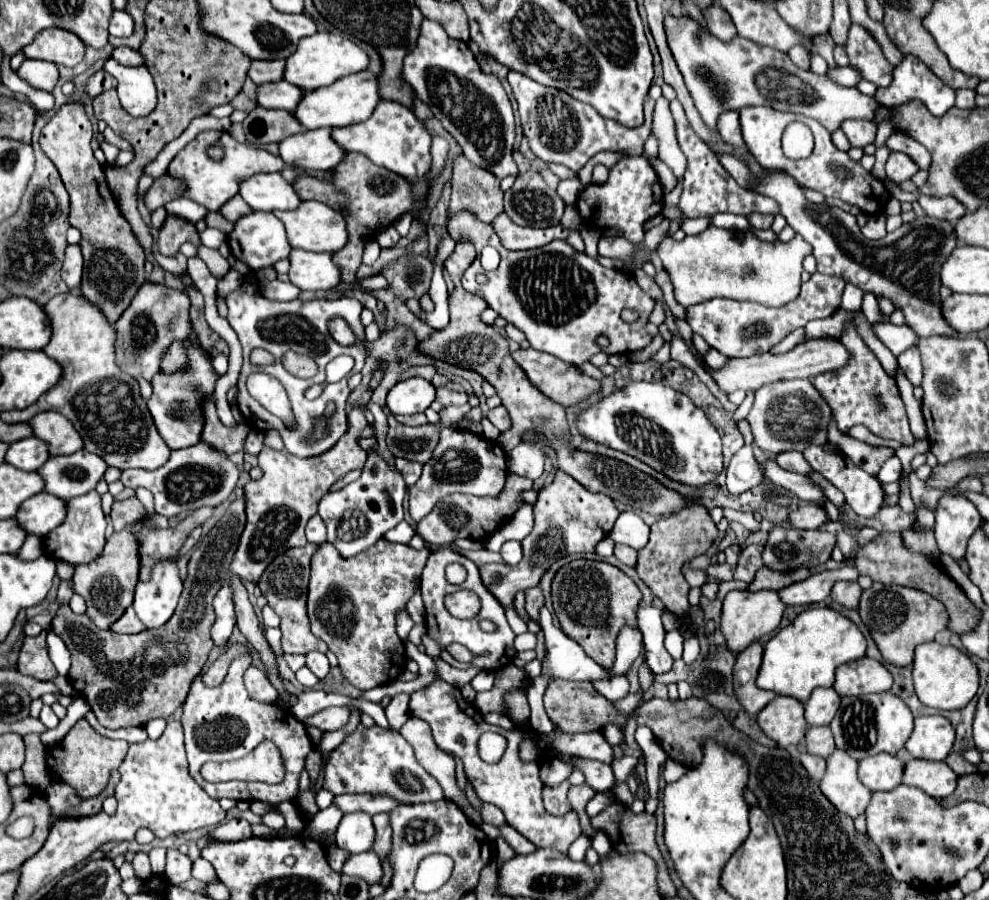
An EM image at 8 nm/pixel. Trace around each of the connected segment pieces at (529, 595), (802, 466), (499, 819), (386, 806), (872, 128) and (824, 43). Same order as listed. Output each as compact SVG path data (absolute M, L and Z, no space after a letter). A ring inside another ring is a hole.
M535 586L535 588L529 588L527 592L525 592L525 598L527 598L527 614L529 614L529 618L533 620L533 622L537 622L539 624L539 610L541 610L541 606L543 606L543 594L541 594L541 588L539 586Z
M791 450L791 452L779 452L779 454L775 456L775 460L777 460L777 464L779 464L781 468L785 468L785 470L801 472L801 474L811 472L811 466L809 466L807 460L803 458L803 454L799 454L799 452L795 452L795 450Z
M483 804L481 814L483 814L483 822L487 822L487 824L491 824L491 826L497 826L497 828L505 826L505 816L503 816L503 812L501 812L497 806L493 806L493 804Z
M343 794L333 798L333 806L337 806L343 814L365 812L369 816L375 816L393 810L395 806L399 806L399 802L395 802L393 798L375 798L371 794Z
M859 120L859 122L843 122L841 130L847 134L851 146L865 148L867 144L873 144L877 126L871 120Z
M824 34L813 38L813 53L821 55L828 63L830 68L836 68L836 63L833 57L833 50L836 46L830 34Z

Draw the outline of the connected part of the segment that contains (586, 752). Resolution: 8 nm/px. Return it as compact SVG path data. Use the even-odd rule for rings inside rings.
M555 728L549 736L557 736L557 750L563 750L571 756L593 758L601 762L613 760L613 748L603 740L601 732L587 732L587 734L563 734Z

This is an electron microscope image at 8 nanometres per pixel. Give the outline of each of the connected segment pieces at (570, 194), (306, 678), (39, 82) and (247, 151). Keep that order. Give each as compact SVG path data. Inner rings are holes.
M567 178L567 180L561 180L559 182L557 194L563 198L563 202L567 206L571 206L571 204L575 204L575 200L577 200L577 196L579 196L583 188L584 186L578 178Z
M302 667L296 673L296 679L305 686L312 686L319 682L319 679L307 668Z
M25 60L21 68L17 70L17 76L23 78L31 88L53 92L57 80L59 80L59 70L51 62L43 60Z
M201 132L193 142L189 142L169 164L169 176L177 178L181 184L185 184L183 188L183 196L205 206L209 212L217 212L229 198L233 198L239 190L239 182L243 182L245 178L259 174L259 172L279 172L283 168L293 168L287 166L279 156L273 156L265 150L257 150L251 148L247 144L239 144L235 142L227 132ZM209 144L219 144L223 148L223 158L221 160L213 160L207 154Z

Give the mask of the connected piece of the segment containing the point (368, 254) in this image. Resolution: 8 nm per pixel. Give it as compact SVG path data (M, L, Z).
M377 240L367 242L365 254L363 254L363 264L373 264L379 258L379 252L381 252L381 246L377 244Z

